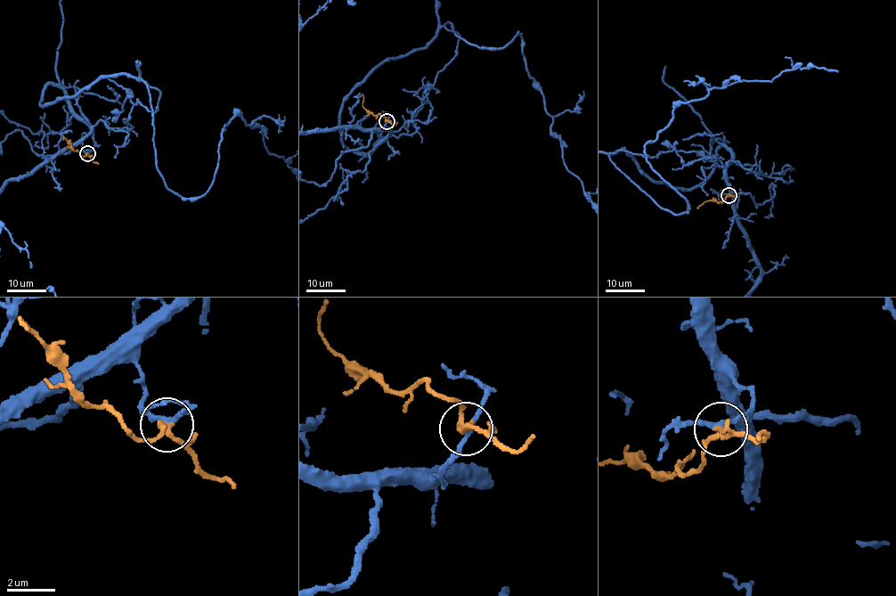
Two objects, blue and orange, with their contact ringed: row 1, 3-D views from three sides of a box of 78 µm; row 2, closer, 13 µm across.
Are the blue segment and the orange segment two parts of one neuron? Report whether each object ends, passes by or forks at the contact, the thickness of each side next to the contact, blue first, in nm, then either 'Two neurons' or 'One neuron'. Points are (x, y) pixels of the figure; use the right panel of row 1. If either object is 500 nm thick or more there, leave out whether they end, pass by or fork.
At the ring blue passes by. At the ring orange passes by. Thickness 180 nm (blue) against 200 nm. Two neurons

